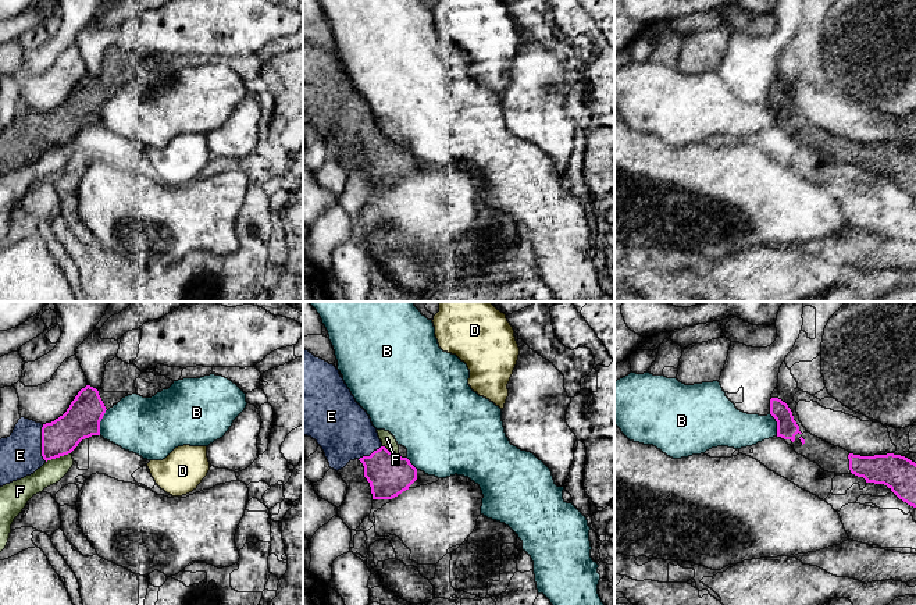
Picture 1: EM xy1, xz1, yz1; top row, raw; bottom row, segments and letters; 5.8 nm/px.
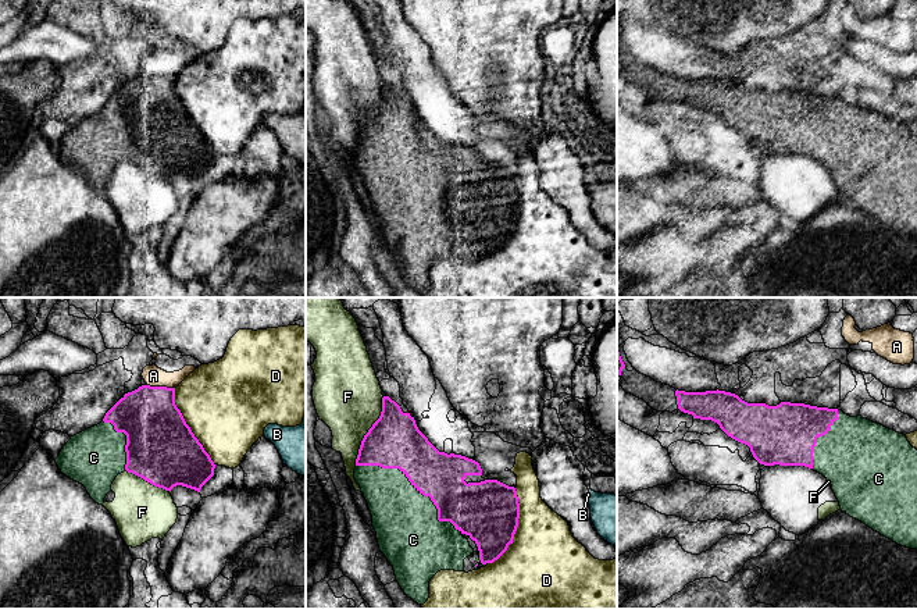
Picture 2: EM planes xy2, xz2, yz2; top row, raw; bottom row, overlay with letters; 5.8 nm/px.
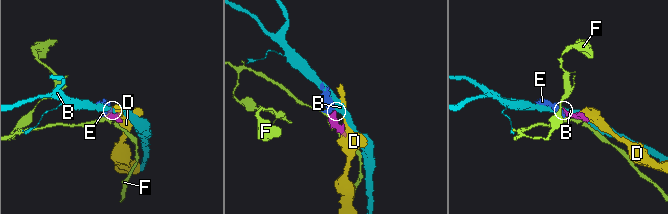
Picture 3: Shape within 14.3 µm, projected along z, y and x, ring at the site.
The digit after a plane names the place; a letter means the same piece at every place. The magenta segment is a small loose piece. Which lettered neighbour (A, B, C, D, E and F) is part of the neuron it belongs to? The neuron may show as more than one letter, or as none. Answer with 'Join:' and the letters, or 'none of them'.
Join: C, E

